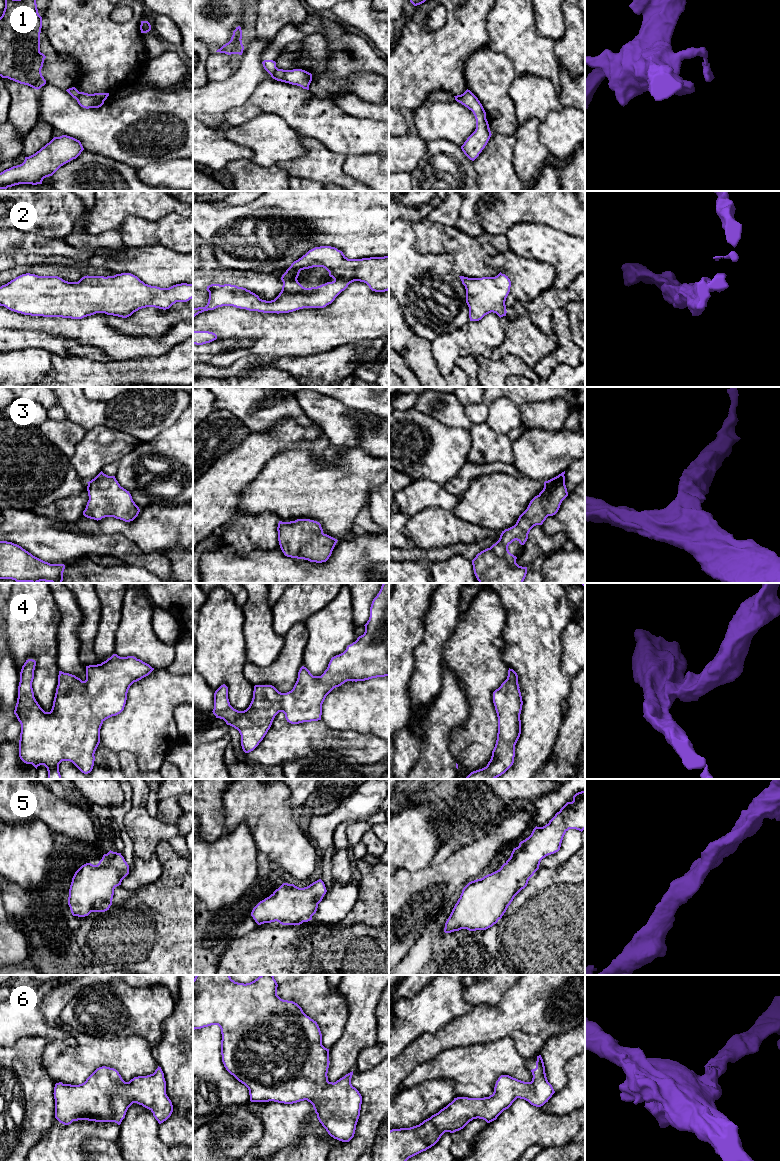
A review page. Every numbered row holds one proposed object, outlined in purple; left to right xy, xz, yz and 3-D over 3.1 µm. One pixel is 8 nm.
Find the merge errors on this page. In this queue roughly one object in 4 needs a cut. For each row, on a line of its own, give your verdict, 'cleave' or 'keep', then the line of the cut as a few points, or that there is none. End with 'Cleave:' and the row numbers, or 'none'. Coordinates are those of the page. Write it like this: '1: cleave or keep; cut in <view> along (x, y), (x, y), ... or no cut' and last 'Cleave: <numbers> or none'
1: cleave; cut in xy along (79, 92), (75, 98)
2: keep; no cut
3: keep; no cut
4: keep; no cut
5: keep; no cut
6: keep; no cut
Cleave: 1

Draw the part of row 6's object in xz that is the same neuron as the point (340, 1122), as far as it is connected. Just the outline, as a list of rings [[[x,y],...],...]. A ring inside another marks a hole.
[[[196,975],[193,979],[193,1030],[211,1025],[218,1025],[220,1027],[222,1034],[221,1055],[224,1067],[231,1075],[248,1088],[251,1102],[274,1101],[284,1104],[293,1104],[307,1100],[313,1105],[319,1122],[326,1129],[328,1134],[339,1141],[349,1142],[354,1137],[362,1104],[361,1094],[351,1084],[353,1071],[334,1083],[328,1081],[327,1073],[330,1063],[329,1049],[322,1045],[322,1034],[317,1022],[307,1016],[297,1003],[281,999],[277,995],[277,987],[278,984],[273,975],[260,975],[254,981],[246,984],[235,982],[231,979],[230,975]]]

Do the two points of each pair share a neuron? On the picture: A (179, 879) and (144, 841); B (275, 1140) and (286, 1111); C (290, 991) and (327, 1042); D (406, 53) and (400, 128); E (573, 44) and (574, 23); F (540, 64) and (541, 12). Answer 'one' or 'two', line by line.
A: two
B: one
C: one
D: two
E: one
F: two

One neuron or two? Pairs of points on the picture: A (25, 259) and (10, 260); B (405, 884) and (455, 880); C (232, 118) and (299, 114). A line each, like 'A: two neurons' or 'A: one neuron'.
A: one neuron
B: one neuron
C: one neuron

